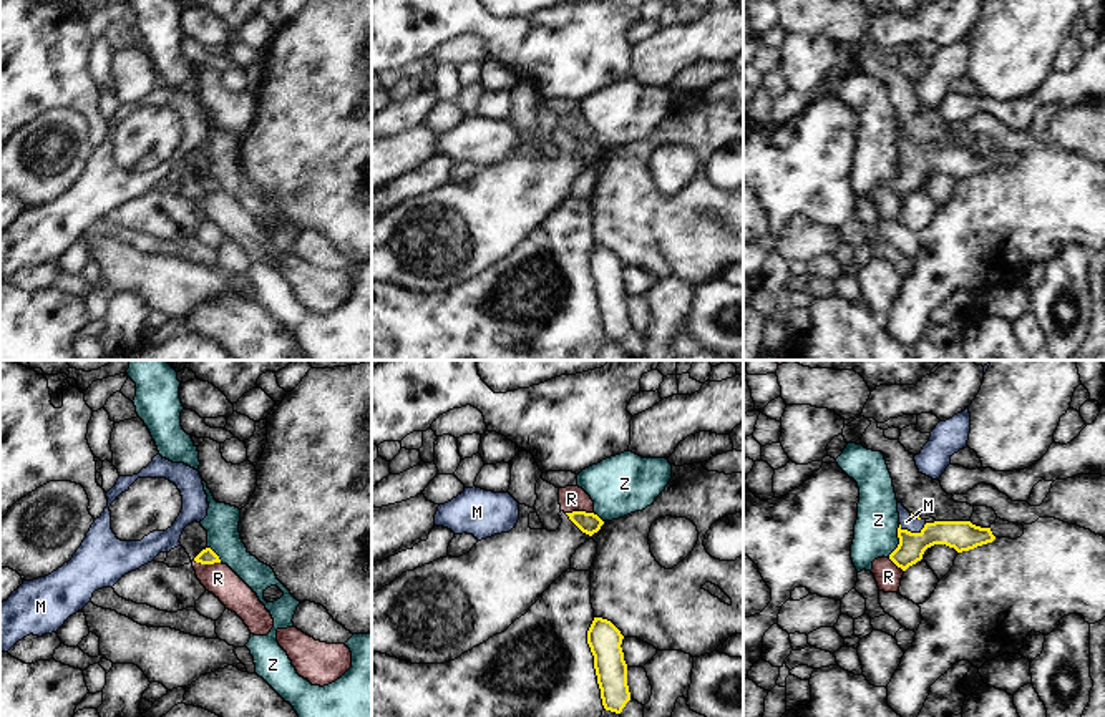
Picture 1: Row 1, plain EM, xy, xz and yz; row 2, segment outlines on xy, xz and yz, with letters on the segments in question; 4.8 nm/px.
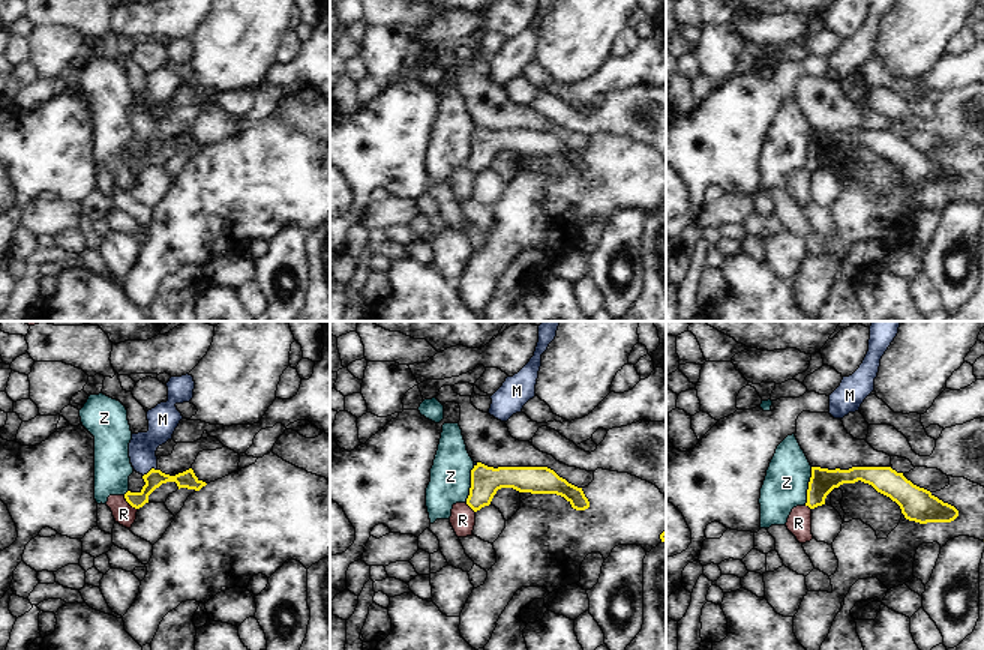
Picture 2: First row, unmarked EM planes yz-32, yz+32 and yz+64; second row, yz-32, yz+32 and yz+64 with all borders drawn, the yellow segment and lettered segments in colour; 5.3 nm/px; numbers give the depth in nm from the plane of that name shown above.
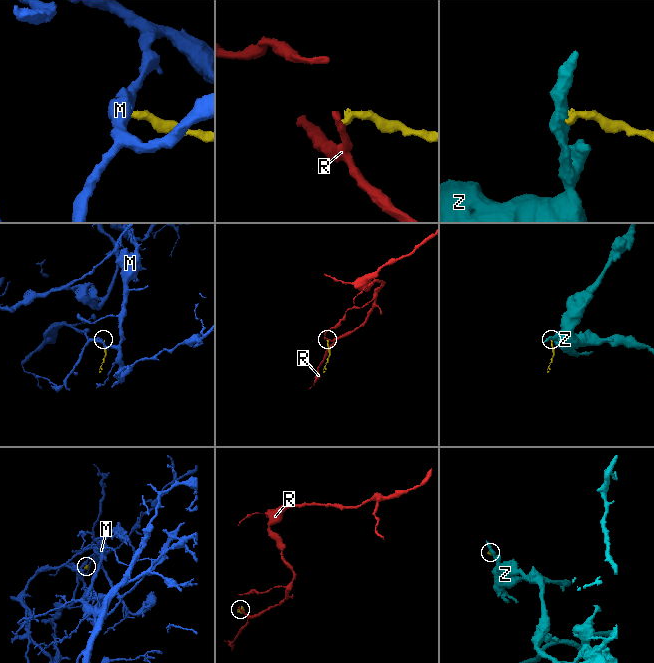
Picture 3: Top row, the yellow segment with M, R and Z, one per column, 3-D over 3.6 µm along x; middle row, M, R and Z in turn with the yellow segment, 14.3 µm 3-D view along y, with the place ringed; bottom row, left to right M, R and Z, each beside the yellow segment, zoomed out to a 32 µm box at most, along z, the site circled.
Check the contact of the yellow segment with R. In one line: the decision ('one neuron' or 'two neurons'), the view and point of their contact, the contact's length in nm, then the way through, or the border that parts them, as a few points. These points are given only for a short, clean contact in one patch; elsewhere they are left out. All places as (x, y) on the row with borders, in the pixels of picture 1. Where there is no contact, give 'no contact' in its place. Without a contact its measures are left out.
two neurons; contact xz (581, 512); length 140 nm; border xz (566, 512), (591, 512), (594, 515)

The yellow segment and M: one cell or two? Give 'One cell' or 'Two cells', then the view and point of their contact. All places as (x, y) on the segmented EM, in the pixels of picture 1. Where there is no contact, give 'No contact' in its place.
One cell. Touches yellow at yz (913, 533).

